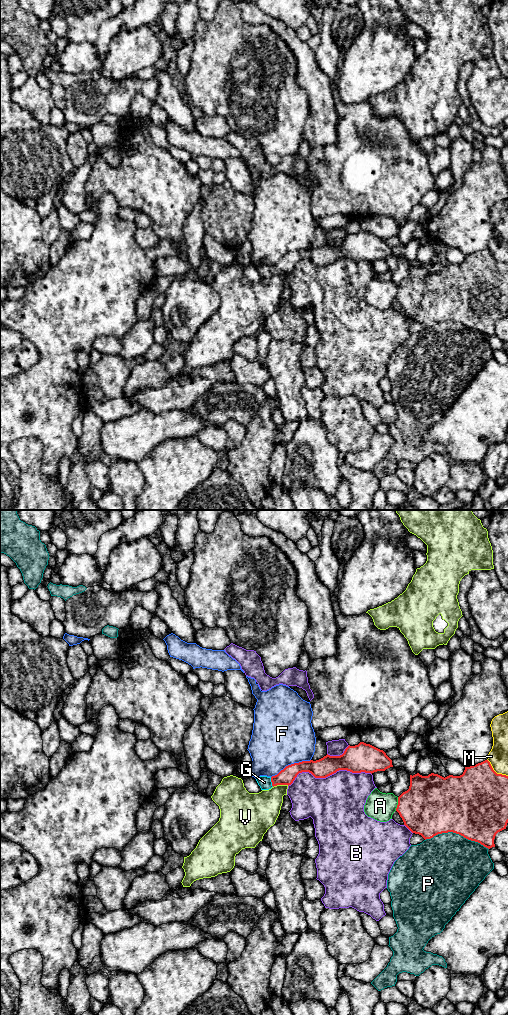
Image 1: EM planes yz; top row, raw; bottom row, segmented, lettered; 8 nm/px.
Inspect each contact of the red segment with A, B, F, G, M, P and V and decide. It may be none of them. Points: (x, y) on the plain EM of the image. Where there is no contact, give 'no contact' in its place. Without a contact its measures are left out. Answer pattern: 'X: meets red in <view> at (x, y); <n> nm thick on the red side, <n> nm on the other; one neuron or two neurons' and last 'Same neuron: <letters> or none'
A: meets red in yz at (398, 292); 460 nm thick on the red side, 220 nm on the other; two neurons
B: meets red in yz at (328, 263); 200 nm thick on the red side, 440 nm on the other; two neurons
F: meets red in yz at (291, 252); 150 nm thick on the red side, 480 nm on the other; two neurons
G: meets red in yz at (271, 269); 130 nm thick on the red side, 100 nm on the other; one neuron
M: meets red in yz at (494, 259); 460 nm thick on the red side, 160 nm on the other; two neurons
P: meets red in yz at (457, 321); 500 nm thick on the red side, 480 nm on the other; two neurons
V: meets red in yz at (280, 272); 130 nm thick on the red side, 280 nm on the other; two neurons
Same neuron: G

